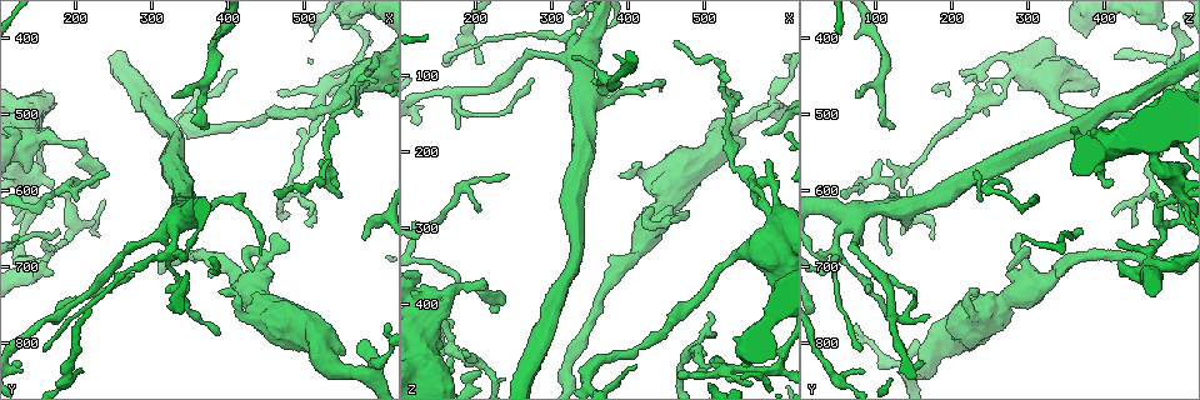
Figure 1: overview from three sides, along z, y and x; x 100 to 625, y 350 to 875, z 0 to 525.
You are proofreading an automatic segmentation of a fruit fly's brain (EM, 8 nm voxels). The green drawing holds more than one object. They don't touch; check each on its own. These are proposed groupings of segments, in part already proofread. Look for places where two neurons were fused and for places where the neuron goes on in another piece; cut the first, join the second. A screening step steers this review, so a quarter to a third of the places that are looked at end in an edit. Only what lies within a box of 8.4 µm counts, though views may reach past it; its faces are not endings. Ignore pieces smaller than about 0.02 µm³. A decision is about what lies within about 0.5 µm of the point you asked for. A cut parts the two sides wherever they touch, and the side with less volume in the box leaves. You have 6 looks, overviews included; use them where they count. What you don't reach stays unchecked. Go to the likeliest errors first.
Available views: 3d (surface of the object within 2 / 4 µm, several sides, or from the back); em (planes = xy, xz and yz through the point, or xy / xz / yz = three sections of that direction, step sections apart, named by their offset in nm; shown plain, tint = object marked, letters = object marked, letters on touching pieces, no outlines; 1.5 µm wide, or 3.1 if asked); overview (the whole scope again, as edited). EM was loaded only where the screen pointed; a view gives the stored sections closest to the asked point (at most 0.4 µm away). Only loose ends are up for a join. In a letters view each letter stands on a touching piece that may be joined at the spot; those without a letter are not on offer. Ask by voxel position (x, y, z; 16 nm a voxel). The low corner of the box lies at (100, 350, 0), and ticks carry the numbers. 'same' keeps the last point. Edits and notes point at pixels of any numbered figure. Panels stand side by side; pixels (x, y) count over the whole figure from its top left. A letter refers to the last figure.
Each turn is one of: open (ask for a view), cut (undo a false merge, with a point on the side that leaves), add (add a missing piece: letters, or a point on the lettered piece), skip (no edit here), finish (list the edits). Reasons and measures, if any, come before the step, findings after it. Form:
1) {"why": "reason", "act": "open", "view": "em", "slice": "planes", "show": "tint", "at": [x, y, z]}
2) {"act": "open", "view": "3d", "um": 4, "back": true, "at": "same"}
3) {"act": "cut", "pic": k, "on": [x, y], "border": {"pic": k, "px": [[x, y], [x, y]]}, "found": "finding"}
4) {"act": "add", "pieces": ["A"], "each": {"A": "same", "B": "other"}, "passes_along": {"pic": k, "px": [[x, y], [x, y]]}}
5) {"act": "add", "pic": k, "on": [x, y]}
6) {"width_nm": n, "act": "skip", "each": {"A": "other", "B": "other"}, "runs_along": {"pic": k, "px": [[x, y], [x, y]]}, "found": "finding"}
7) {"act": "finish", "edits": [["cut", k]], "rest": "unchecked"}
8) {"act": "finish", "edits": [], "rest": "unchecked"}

{"why": "branch stops here", "act": "open", "view": "em", "slice": "xz", "step": 4, "show": "tint", "at": [365, 515, 125]}

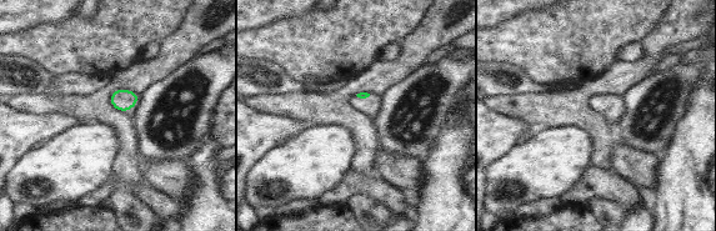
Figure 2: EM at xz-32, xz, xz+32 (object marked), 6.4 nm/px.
{"why": "cut it another way", "act": "open", "view": "em", "slice": "planes", "show": "letters", "at": "same"}

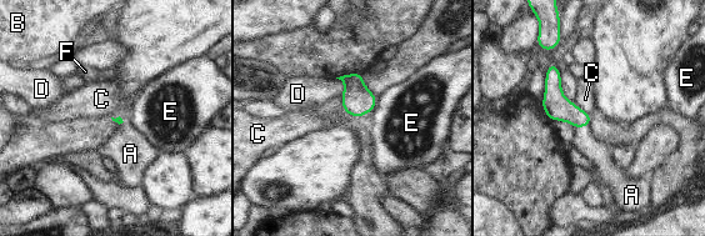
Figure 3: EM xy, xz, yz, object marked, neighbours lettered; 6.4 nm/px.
{"act": "add", "pieces": ["A"], "each": {"A": "same", "B": "other", "C": "other", "D": "other", "E": "other", "F": "other"}, "passes_along": {"pic": 3, "px": [[556, 106], [581, 126], [599, 154]]}, "found": "it goes on there"}

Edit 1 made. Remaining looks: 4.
{"why": "see it whole again", "act": "open", "view": "overview"}

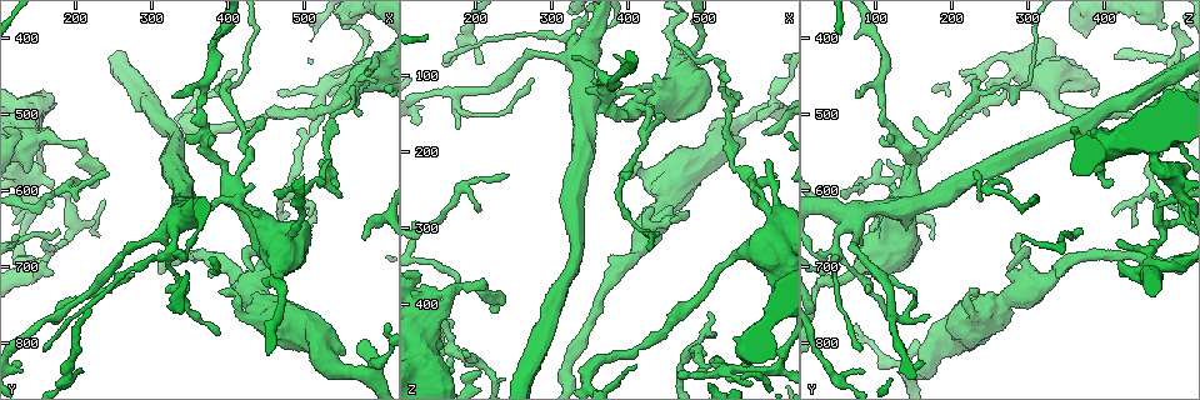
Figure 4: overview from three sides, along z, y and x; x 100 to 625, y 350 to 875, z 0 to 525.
{"why": "branch stops here", "act": "open", "view": "em", "slice": "xy", "step": 8, "show": "letters", "at": [165, 595, 490]}

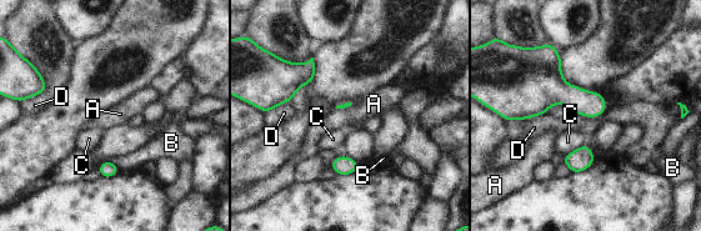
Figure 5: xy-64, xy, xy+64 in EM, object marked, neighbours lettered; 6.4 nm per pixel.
{"why": "cut it another way", "act": "open", "view": "em", "slice": "planes", "show": "letters", "at": "same"}

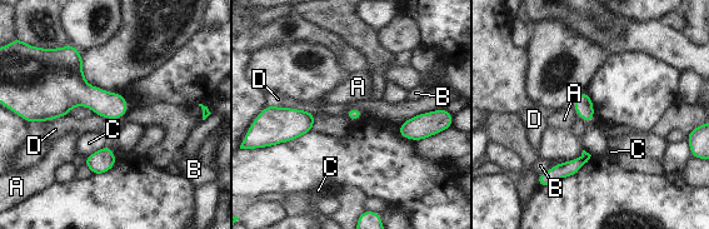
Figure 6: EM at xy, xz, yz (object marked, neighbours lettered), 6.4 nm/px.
{"act": "skip", "each": {"A": "other", "B": "other", "C": "other", "D": "other"}, "border": {"pic": 6, "px": [[572, 105], [579, 117]]}, "found": "no lettered piece goes on from it"}

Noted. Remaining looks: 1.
{"act": "finish", "edits": [["add", 3]], "rest": "unchecked"}

